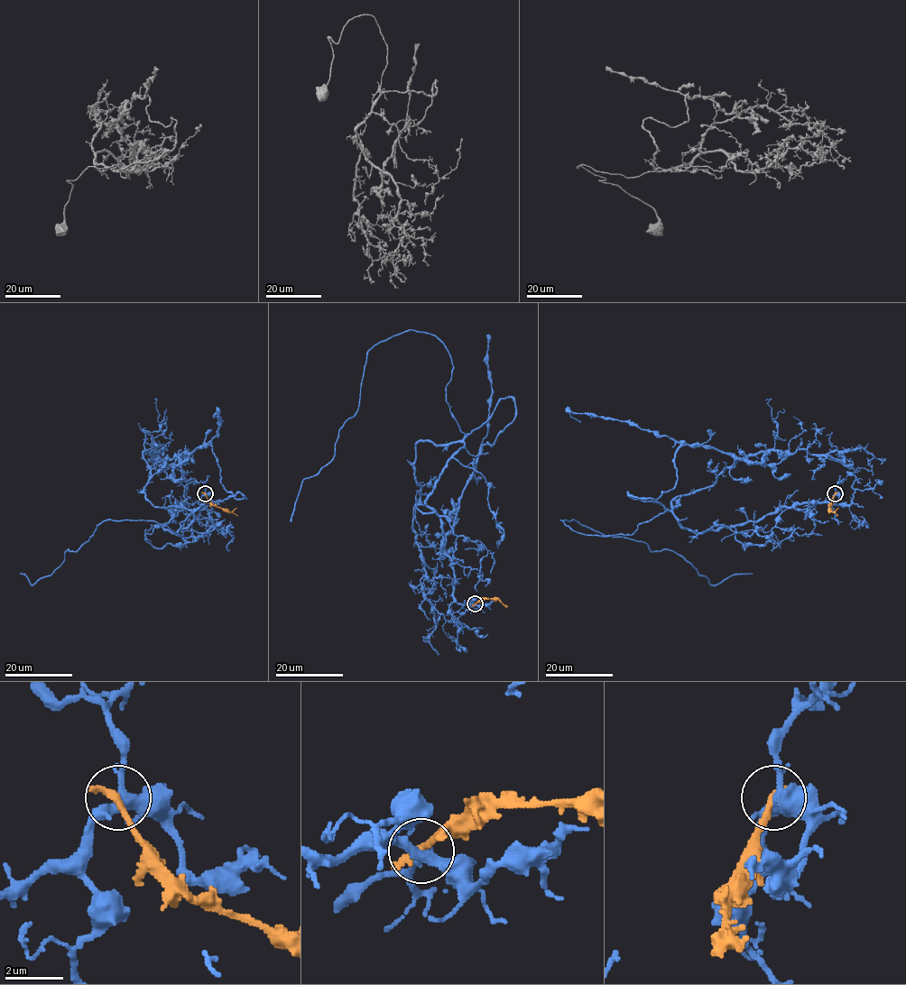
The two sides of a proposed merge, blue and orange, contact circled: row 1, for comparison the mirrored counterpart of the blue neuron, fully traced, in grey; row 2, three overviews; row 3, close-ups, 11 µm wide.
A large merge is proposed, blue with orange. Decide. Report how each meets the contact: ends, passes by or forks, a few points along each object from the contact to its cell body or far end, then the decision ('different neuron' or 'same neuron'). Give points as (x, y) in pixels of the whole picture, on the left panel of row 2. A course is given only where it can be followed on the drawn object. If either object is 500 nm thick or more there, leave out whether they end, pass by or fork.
blue forks there; orange ends there; blue runs (205, 493), (156, 526), (177, 532), (194, 511), (182, 536), (106, 520), (49, 575), (33, 584), (20, 574); orange runs (205, 493), (215, 505), (237, 516); different neuron

